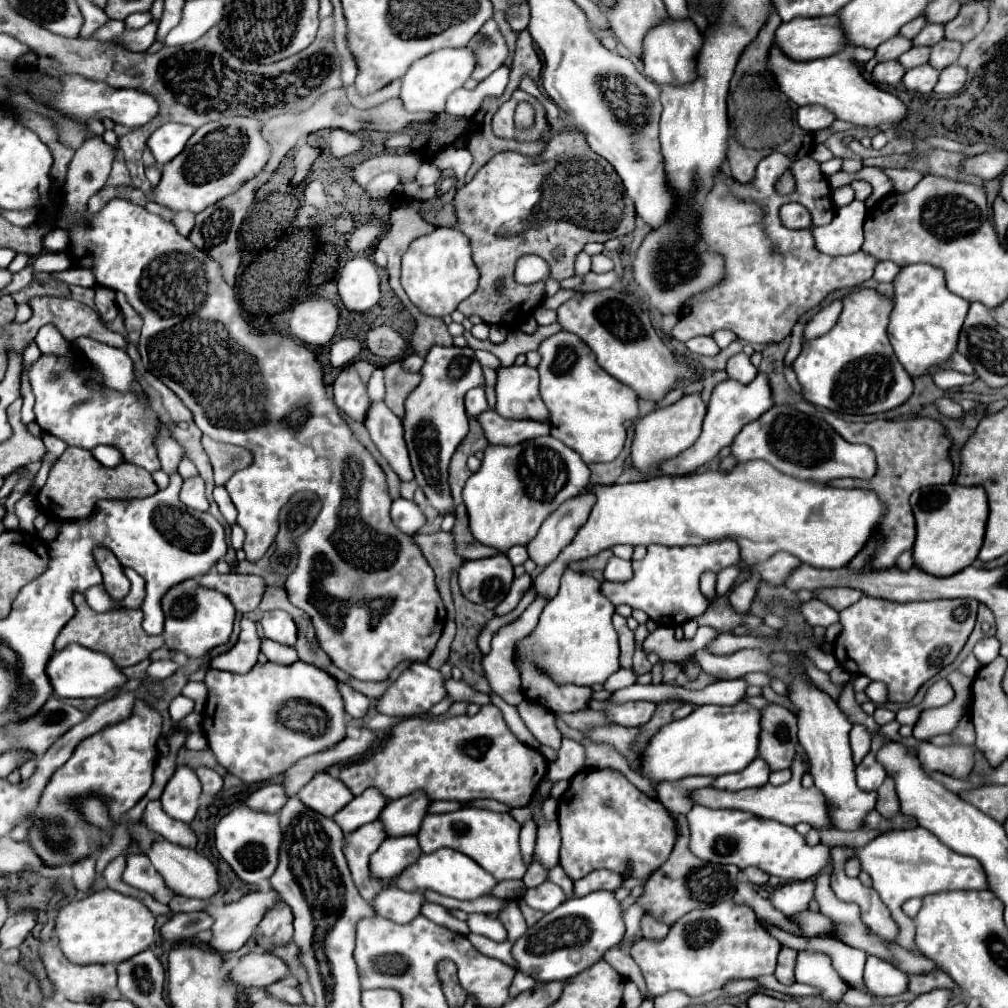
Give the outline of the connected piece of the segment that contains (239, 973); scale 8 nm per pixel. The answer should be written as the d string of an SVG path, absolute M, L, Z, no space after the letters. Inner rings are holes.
M261 951L247 953L239 957L235 967L229 971L229 979L233 981L235 987L265 987L271 985L287 975L287 965Z

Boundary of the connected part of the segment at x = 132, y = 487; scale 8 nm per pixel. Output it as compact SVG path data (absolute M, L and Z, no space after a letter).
M67 447L49 472L45 485L37 493L37 500L47 519L69 521L69 519L85 519L93 513L95 503L99 499L143 499L157 493L157 485L141 467L103 467L91 451L81 447Z

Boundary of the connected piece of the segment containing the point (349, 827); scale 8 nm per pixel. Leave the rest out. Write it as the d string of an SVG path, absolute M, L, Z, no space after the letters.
M367 789L363 795L355 797L347 807L335 813L333 821L343 829L343 833L351 833L361 825L367 825L377 819L379 809L383 809L387 799L377 789Z

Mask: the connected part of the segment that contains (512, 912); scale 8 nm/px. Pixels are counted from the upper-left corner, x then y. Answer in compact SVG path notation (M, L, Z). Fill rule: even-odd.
M509 901L509 903L505 905L505 909L499 911L497 917L499 917L499 921L505 925L511 943L517 941L517 939L527 931L525 919L523 919L523 915L521 915L521 911L519 911L519 907L517 907L515 901Z

